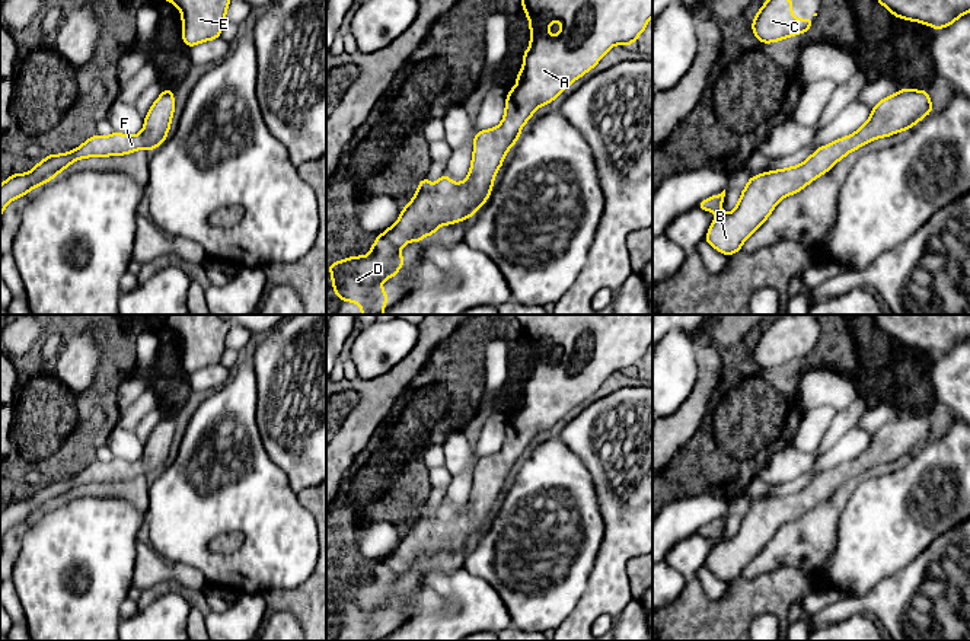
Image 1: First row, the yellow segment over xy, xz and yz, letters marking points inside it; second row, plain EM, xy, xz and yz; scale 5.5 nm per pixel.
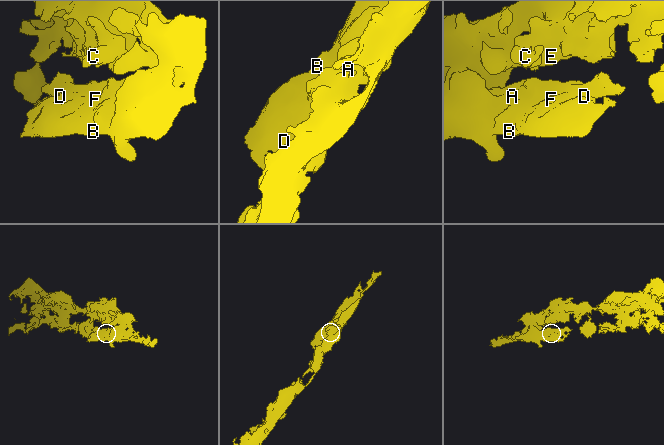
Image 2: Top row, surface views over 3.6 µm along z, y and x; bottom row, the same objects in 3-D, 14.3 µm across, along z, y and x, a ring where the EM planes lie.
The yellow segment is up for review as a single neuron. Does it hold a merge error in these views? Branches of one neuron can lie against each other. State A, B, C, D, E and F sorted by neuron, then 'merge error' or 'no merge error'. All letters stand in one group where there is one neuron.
A B C D E F; no merge error

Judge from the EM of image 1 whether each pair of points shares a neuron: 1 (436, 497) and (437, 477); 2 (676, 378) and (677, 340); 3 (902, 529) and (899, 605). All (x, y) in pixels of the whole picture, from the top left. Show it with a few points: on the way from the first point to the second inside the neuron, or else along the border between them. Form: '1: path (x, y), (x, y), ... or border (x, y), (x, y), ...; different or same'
1: path (437, 493), (437, 481); same
2: path (676, 369), (676, 348); same
3: border (927, 548), (871, 589); different

